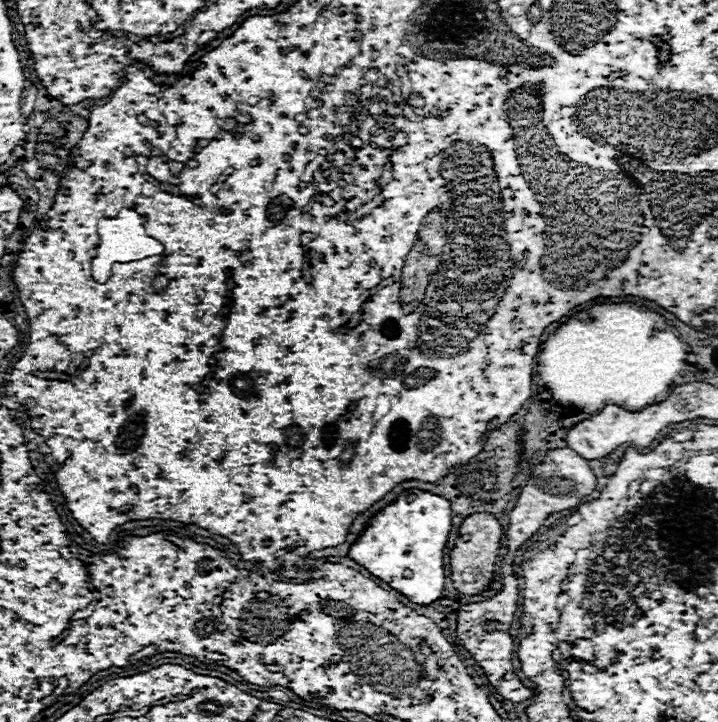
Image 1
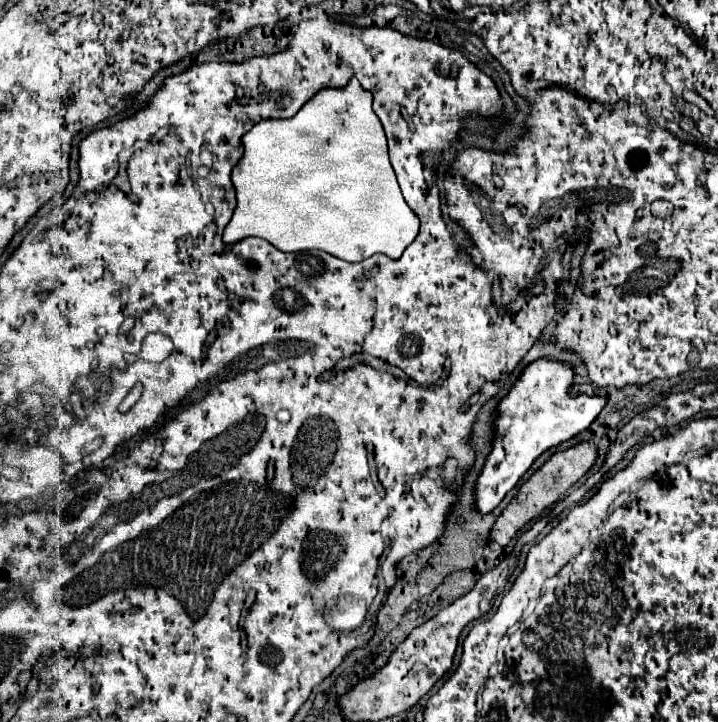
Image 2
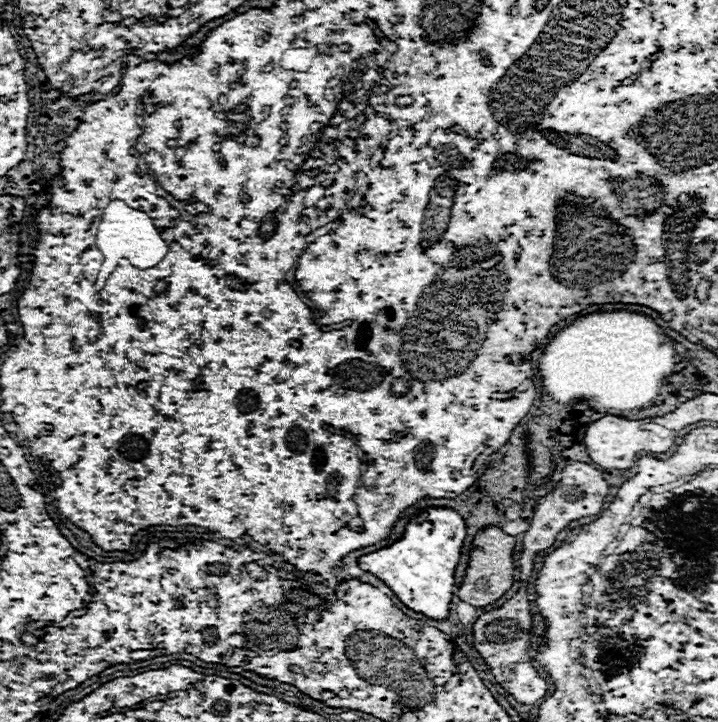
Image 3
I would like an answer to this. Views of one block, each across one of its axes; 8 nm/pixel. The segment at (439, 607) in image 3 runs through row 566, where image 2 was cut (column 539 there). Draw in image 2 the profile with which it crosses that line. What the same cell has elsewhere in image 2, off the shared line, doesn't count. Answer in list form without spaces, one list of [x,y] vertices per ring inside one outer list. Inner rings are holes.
[[[536,360],[524,368],[510,392],[498,402],[492,450],[484,460],[480,476],[476,478],[474,510],[478,514],[492,512],[542,452],[574,438],[596,420],[606,404],[606,398],[586,394],[572,398],[570,388],[572,368],[568,364],[554,360]]]

